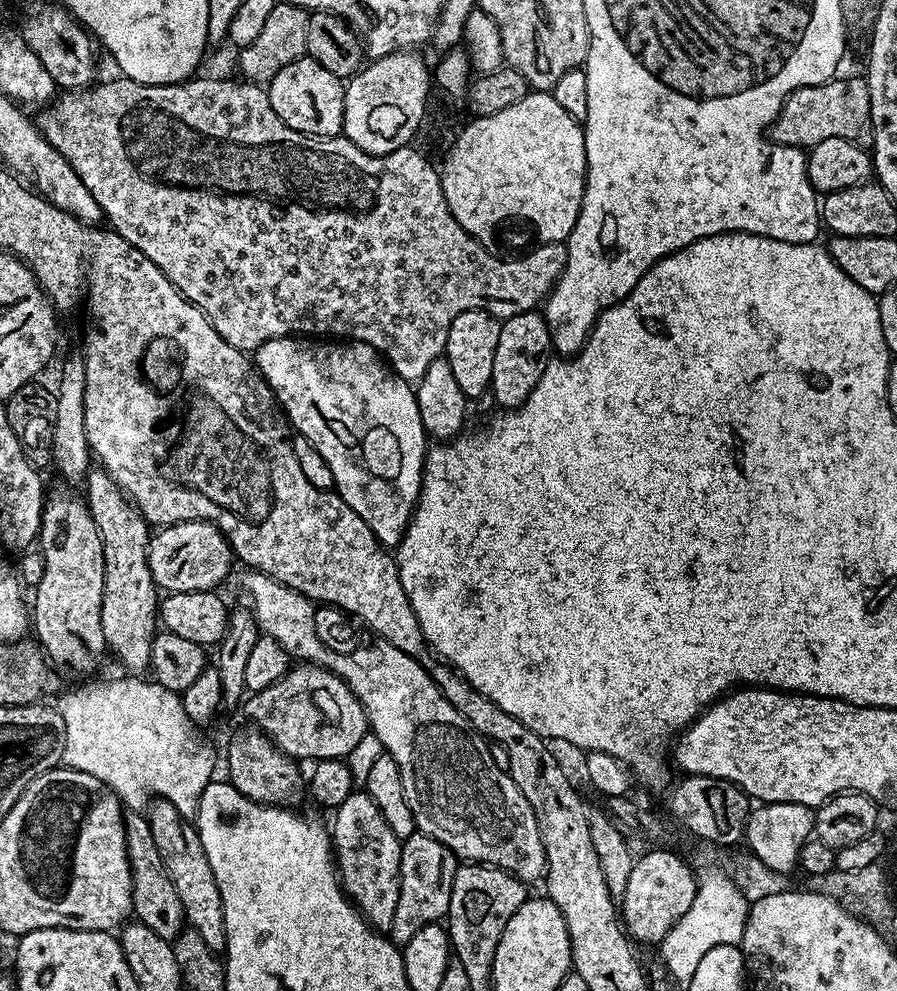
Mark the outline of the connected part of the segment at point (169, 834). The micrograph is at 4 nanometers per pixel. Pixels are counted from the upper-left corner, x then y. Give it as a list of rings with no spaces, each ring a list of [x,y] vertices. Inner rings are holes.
[[[157,799],[151,805],[151,810],[152,813],[148,812],[146,819],[152,831],[154,846],[158,846],[158,854],[162,854],[162,862],[174,882],[174,890],[178,890],[178,898],[182,898],[185,921],[194,931],[202,934],[206,946],[210,946],[217,954],[223,953],[226,949],[226,926],[222,894],[218,890],[214,870],[210,870],[210,858],[206,858],[206,850],[195,823],[164,799]]]

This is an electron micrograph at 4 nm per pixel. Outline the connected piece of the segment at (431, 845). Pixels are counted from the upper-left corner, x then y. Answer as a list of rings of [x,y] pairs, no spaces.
[[[419,830],[411,832],[400,846],[400,894],[394,922],[387,935],[393,944],[403,946],[422,926],[441,923],[447,917],[458,857],[442,842]]]

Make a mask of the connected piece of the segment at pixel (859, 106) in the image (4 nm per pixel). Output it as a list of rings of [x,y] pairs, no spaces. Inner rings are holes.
[[[852,76],[849,80],[833,78],[825,84],[815,84],[794,90],[786,98],[780,115],[770,128],[773,145],[789,144],[792,148],[810,150],[826,138],[842,138],[853,144],[867,145],[872,139],[870,118],[870,90],[867,79]]]

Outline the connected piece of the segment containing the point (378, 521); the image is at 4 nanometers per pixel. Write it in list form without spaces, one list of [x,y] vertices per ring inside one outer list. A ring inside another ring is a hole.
[[[274,336],[271,340],[265,340],[262,347],[257,348],[254,353],[254,363],[261,376],[267,380],[272,388],[272,393],[276,395],[280,402],[280,407],[284,410],[287,423],[301,436],[305,436],[308,441],[326,458],[326,466],[330,466],[330,474],[334,474],[334,488],[338,495],[344,499],[346,506],[370,526],[374,538],[383,544],[385,548],[392,550],[400,543],[404,537],[404,532],[408,528],[408,523],[412,521],[412,512],[416,509],[416,504],[420,500],[420,477],[424,473],[424,458],[426,455],[426,433],[422,426],[422,414],[418,410],[415,387],[409,381],[403,380],[397,372],[393,372],[386,363],[383,356],[364,343],[363,340],[348,340],[347,342],[317,342],[312,338],[301,338],[294,336]]]

